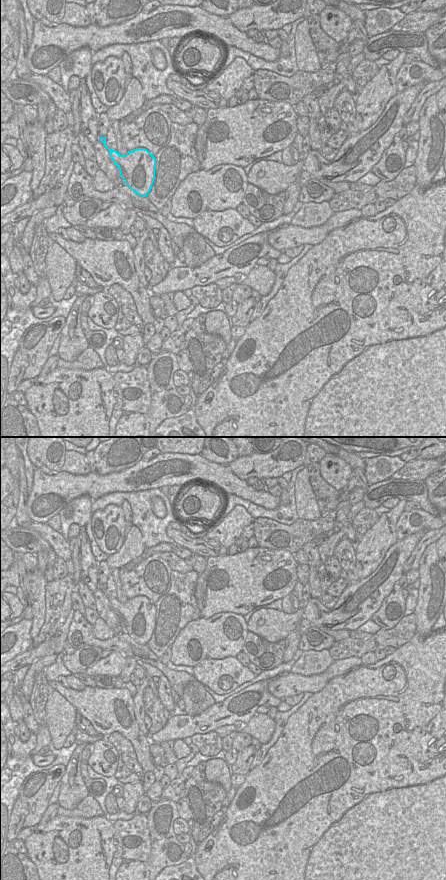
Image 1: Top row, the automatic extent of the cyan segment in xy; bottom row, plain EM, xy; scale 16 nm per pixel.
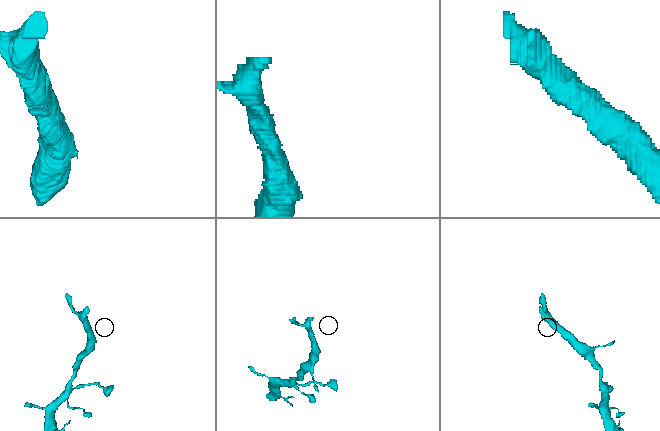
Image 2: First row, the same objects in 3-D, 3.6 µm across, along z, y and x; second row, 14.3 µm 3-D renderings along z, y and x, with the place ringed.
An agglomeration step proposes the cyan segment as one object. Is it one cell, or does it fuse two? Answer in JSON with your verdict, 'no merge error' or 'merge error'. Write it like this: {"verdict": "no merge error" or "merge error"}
{"verdict": "merge error"}

